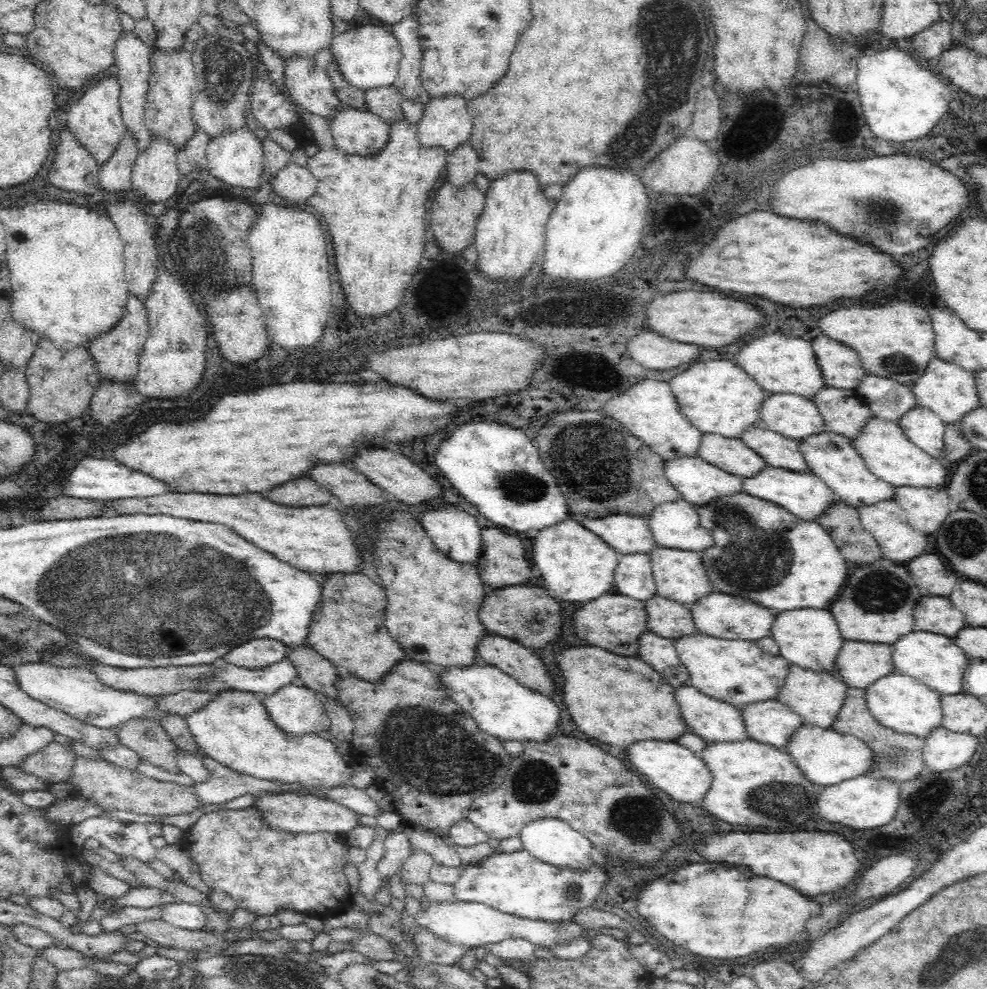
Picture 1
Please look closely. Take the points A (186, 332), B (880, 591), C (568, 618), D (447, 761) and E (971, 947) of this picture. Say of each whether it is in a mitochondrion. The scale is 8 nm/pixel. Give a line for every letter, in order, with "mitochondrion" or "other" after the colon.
A: other
B: mitochondrion
C: other
D: mitochondrion
E: mitochondrion

